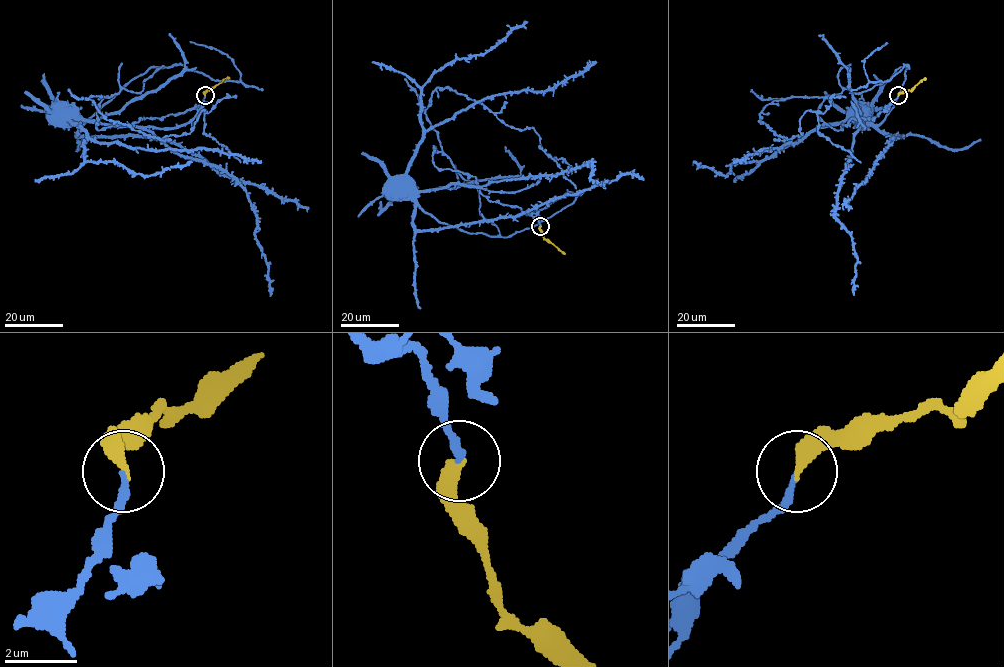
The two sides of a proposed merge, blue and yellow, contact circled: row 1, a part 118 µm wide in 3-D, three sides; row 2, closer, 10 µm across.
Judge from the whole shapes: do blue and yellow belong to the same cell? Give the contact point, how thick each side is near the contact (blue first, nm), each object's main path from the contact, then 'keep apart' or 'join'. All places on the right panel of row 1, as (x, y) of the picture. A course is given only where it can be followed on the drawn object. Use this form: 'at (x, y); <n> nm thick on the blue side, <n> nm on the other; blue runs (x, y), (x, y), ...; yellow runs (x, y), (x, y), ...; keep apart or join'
at (898, 95); 190 nm thick on the blue side, 400 nm on the other; blue runs (898, 95), (839, 130), (819, 105), (908, 67), (878, 125), (856, 126), (837, 193), (854, 295); yellow runs (898, 95), (926, 79); join

